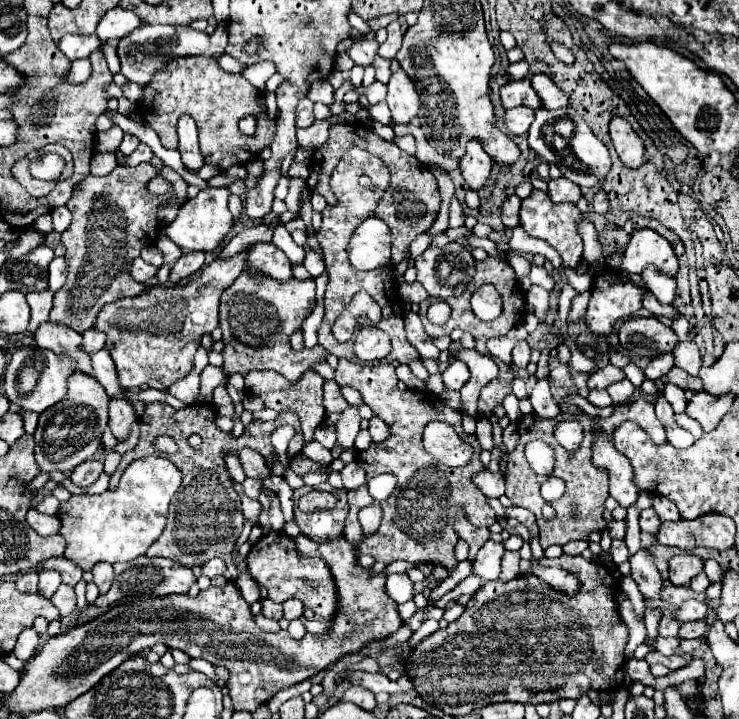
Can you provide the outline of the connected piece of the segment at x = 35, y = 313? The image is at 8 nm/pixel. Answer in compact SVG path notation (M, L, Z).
M44 289L38 293L28 293L26 299L28 299L28 305L32 309L32 321L30 321L28 333L34 333L36 327L48 319L48 313L52 309L52 293L48 289Z

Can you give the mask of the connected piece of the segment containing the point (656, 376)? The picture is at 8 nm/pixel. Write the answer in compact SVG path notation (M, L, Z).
M664 353L664 355L654 357L654 359L648 363L648 367L644 369L644 375L646 375L648 379L660 383L662 377L664 377L672 367L674 367L674 357L672 357L672 353Z

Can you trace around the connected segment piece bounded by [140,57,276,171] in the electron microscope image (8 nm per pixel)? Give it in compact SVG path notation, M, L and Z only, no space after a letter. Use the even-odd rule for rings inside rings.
M184 57L184 59L170 61L166 65L166 69L156 73L152 83L148 83L144 87L144 101L140 103L140 113L146 117L147 123L156 131L160 142L167 149L178 148L177 123L179 118L182 115L192 115L196 125L198 125L200 153L204 157L204 163L214 165L220 171L226 171L234 165L242 165L242 163L258 157L260 151L266 149L272 143L272 137L274 137L274 131L276 131L276 119L270 119L268 111L258 105L260 95L262 93L256 91L256 87L250 85L246 79L242 79L242 75L222 71L212 59L208 59L208 57ZM244 115L256 115L258 117L258 129L252 137L244 135L238 129L238 121Z

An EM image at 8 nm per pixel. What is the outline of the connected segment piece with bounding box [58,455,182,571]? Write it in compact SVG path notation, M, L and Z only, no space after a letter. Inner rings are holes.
M160 455L136 459L124 471L118 491L102 495L72 495L60 505L58 517L62 521L60 535L66 539L64 557L80 565L84 571L98 561L130 561L148 551L148 547L162 535L168 515L168 503L182 483L178 467Z

